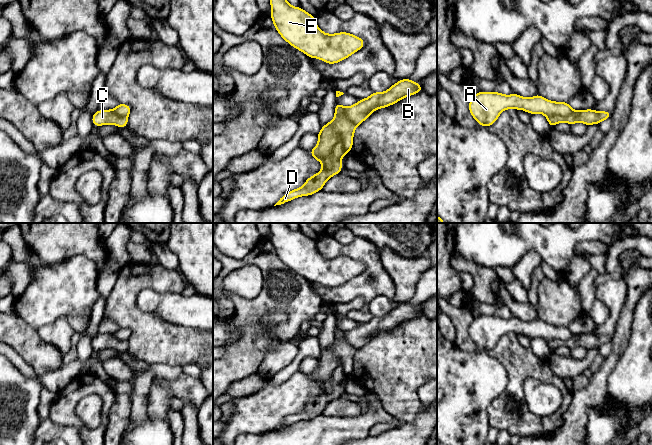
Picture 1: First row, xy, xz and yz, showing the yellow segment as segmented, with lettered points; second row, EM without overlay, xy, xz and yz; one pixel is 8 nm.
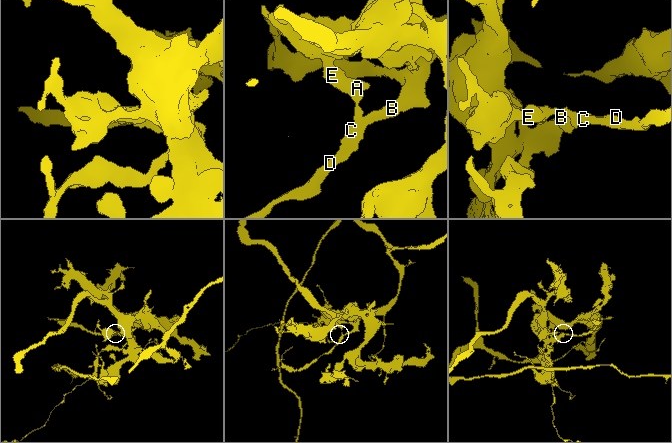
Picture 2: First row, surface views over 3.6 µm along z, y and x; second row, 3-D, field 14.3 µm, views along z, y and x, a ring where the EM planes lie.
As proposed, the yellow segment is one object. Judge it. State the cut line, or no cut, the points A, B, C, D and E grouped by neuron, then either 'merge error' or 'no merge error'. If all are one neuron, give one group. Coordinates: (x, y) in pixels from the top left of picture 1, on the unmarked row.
cut in xz along (332, 344), (332, 350), (340, 359), (346, 376); A E / B C D; merge error

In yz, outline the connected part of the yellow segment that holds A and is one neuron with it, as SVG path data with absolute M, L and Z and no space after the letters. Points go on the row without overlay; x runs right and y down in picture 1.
M477 316L468 328L469 335L480 350L489 351L495 347L500 337L514 332L524 334L530 339L541 337L546 341L552 339L568 340L574 334L568 326L554 326L536 318L525 322L512 317L507 320L499 316Z

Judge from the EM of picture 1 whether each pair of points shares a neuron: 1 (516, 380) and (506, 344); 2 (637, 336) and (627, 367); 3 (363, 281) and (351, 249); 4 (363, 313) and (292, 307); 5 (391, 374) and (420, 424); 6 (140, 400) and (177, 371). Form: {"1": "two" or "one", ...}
{"1": "one", "2": "one", "3": "one", "4": "two", "5": "two", "6": "one"}

